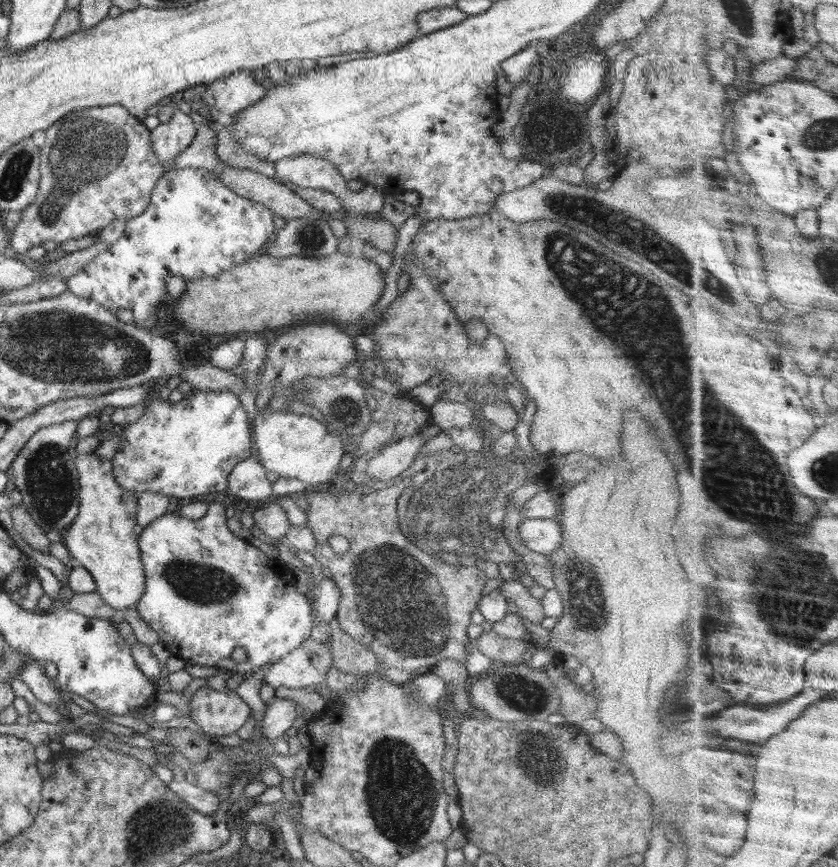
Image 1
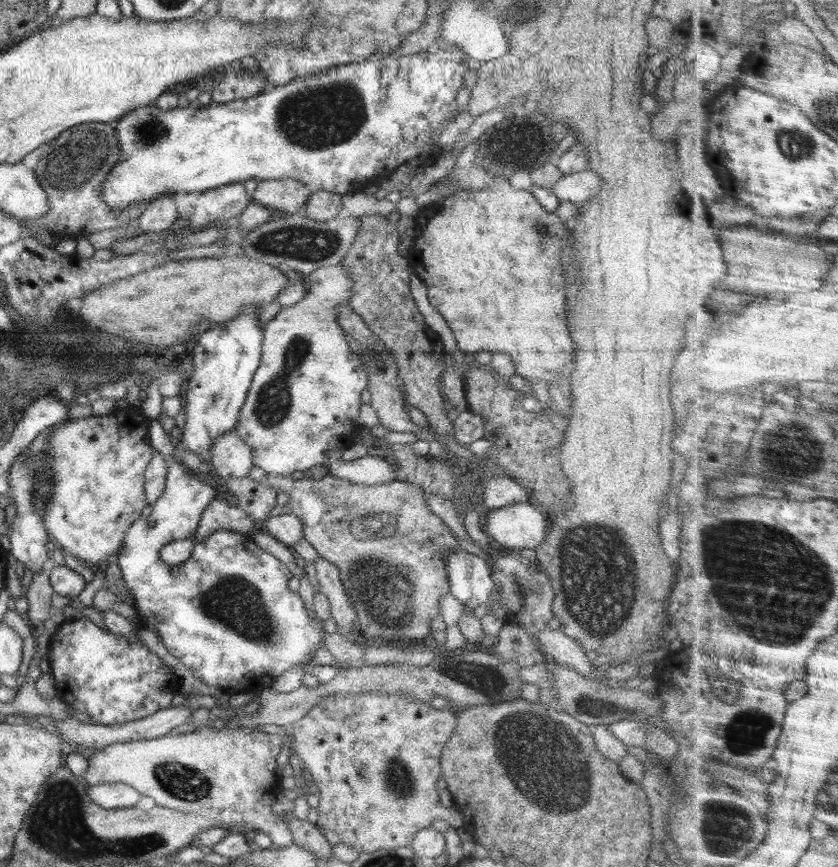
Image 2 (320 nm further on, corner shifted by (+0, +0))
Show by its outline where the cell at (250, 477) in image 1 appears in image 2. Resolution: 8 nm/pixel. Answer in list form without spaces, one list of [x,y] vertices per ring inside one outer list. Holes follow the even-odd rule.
[[[228,431],[216,438],[211,448],[209,469],[219,480],[249,476],[252,462],[252,449],[245,444],[235,431]]]

